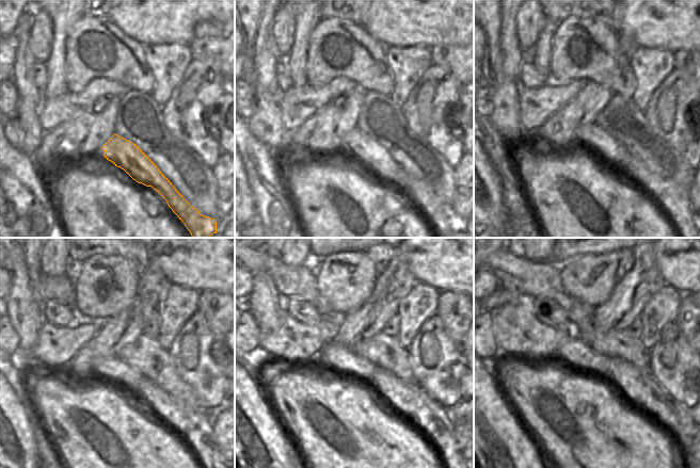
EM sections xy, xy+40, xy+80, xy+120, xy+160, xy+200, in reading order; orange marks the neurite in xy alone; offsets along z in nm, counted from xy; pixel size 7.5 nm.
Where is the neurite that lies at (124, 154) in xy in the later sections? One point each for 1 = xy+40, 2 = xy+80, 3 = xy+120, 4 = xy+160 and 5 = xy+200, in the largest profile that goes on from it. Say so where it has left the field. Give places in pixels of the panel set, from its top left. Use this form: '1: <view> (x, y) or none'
1: xy+40 (368, 152)
2: xy+80 (592, 135)
3: xy+120 (114, 369)
4: xy+160 (338, 357)
5: xy+200 (574, 352)

